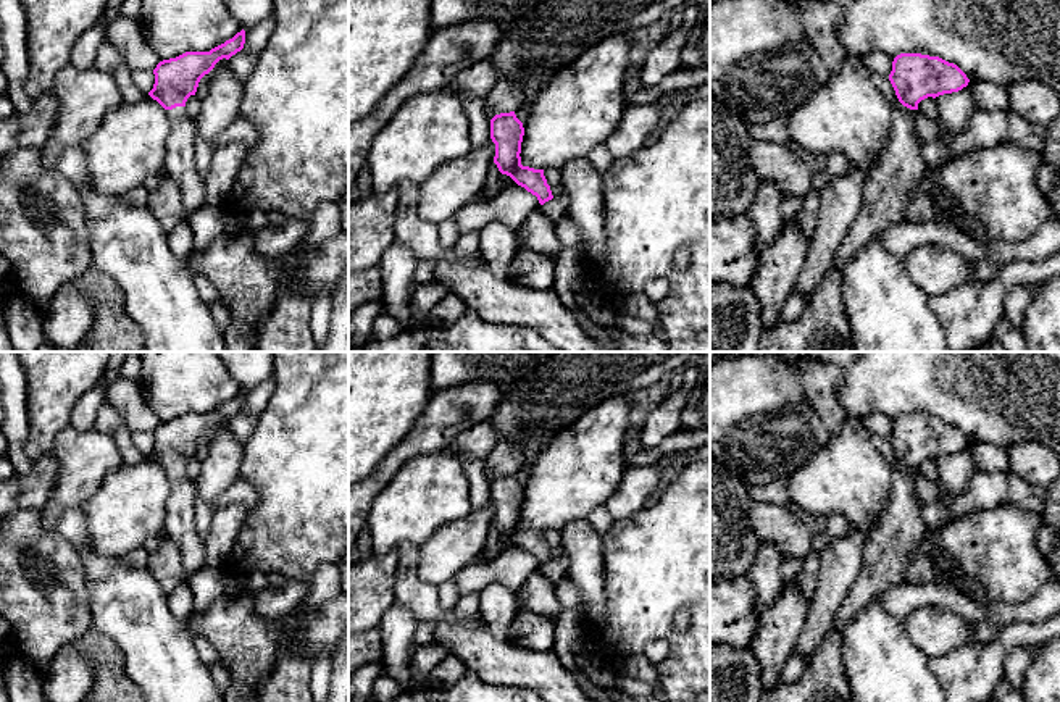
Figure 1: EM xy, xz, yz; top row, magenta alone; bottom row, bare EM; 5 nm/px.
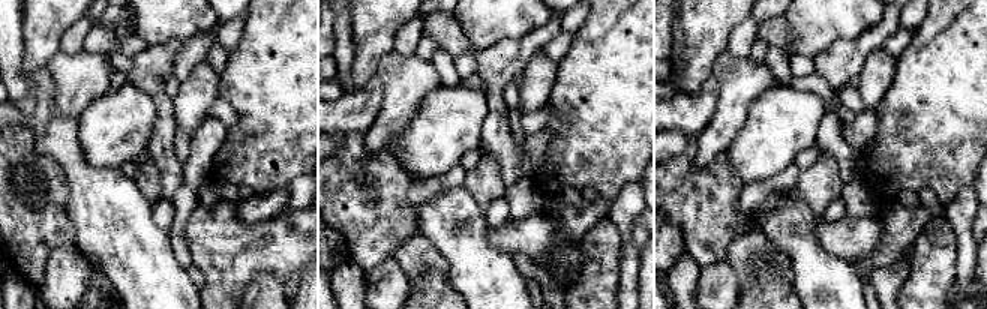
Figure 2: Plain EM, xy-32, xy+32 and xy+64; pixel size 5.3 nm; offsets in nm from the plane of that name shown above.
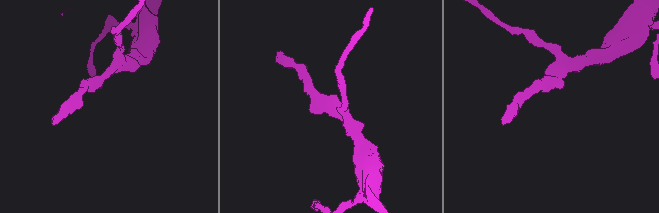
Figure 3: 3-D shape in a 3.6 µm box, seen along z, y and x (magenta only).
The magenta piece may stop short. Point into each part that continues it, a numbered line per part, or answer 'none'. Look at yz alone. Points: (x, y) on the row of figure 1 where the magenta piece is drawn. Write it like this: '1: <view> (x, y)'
1: yz (823, 326)

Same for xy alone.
1: xy (179, 165)

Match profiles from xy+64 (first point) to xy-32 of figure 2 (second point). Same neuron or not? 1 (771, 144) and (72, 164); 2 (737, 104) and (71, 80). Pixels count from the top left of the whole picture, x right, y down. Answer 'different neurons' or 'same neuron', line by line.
1: different neurons
2: same neuron

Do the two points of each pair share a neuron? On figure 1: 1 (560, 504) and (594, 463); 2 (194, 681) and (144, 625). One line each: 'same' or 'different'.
1: same
2: same

